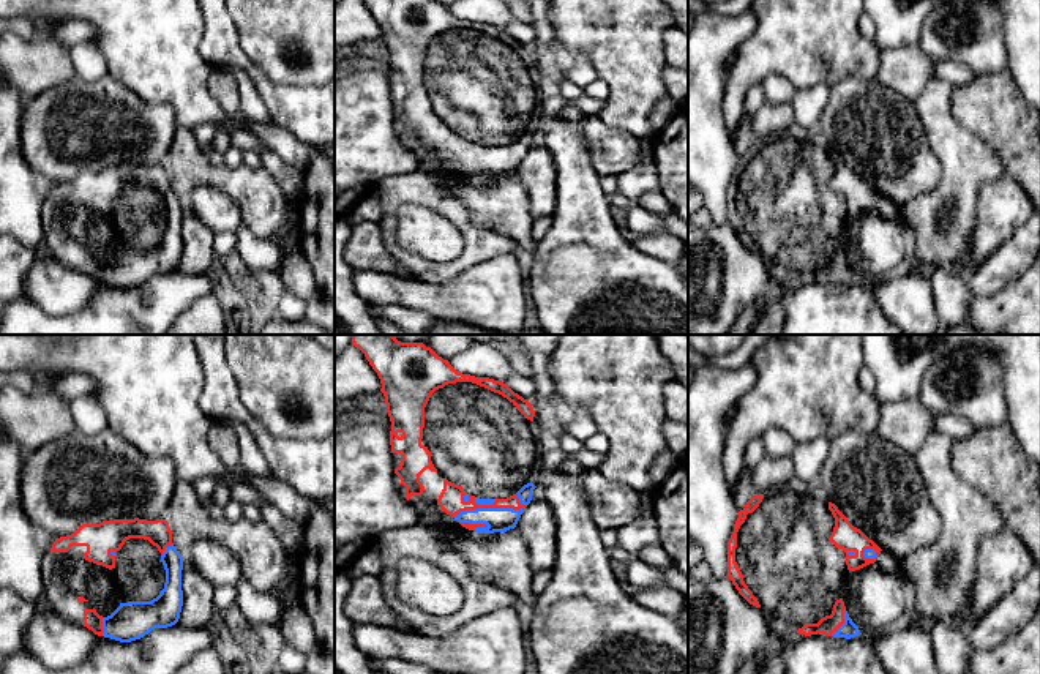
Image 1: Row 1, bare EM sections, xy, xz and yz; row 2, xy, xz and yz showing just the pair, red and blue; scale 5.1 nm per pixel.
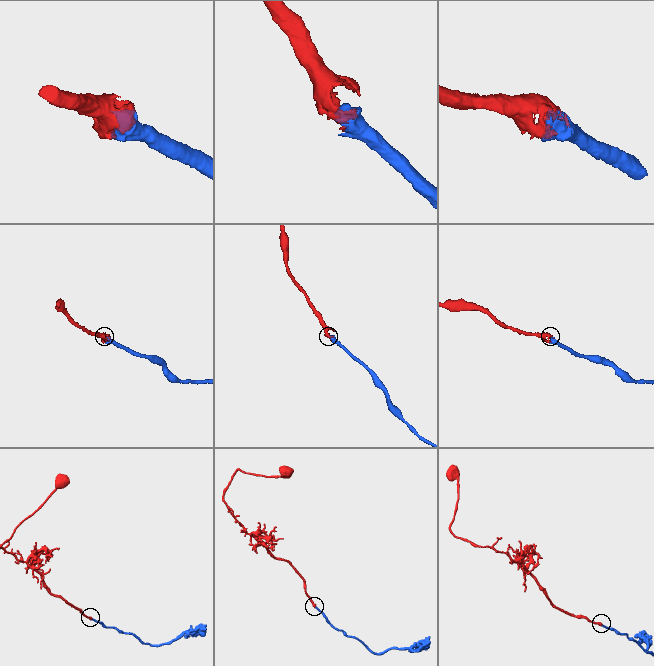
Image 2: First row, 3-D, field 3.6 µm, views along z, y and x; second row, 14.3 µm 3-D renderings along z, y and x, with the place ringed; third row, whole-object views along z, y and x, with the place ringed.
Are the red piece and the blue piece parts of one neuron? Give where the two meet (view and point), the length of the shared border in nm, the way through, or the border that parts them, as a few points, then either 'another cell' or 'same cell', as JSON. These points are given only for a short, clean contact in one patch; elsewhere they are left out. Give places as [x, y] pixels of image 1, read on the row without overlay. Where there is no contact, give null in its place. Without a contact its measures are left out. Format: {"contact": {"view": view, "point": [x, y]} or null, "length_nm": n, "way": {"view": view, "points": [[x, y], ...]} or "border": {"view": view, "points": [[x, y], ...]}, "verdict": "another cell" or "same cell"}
{"contact": {"view": "xz", "point": [490, 153]}, "length_nm": 380, "verdict": "same cell"}

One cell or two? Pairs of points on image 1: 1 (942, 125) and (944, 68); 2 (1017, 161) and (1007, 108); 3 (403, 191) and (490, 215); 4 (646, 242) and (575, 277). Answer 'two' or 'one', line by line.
1: two
2: one
3: two
4: two

